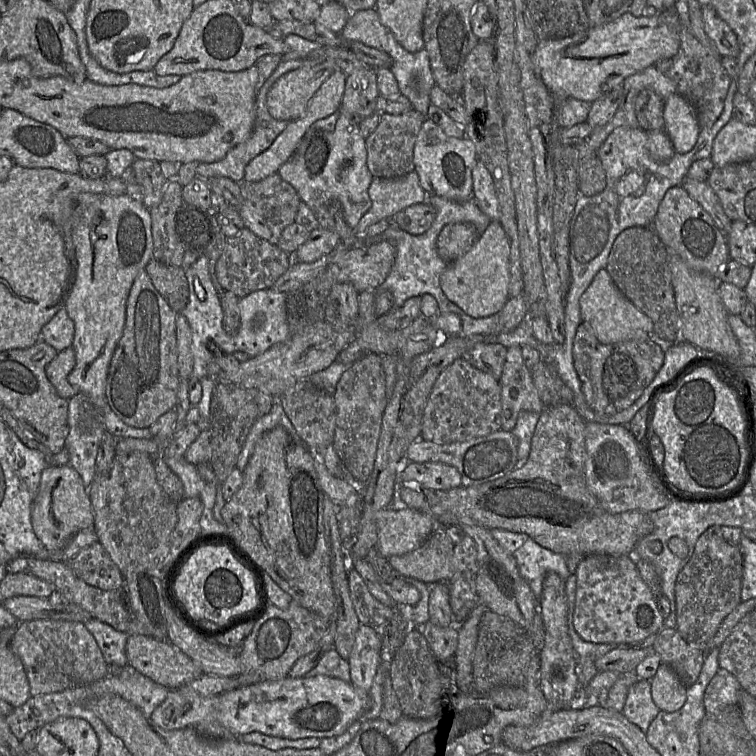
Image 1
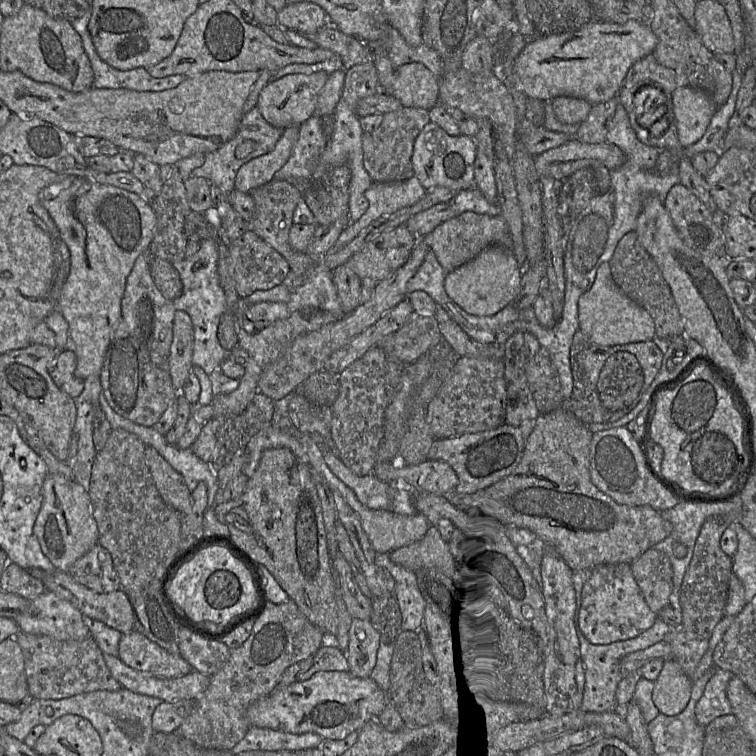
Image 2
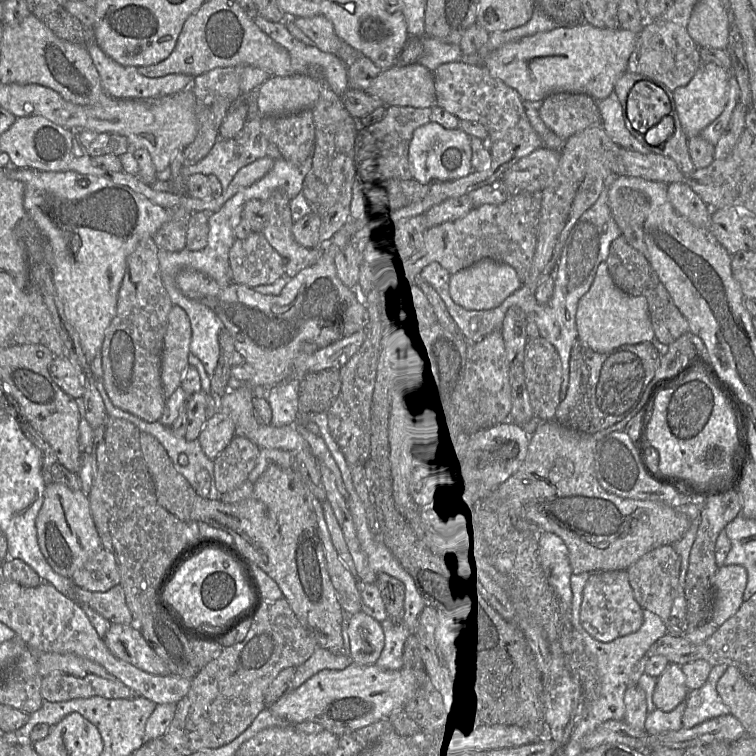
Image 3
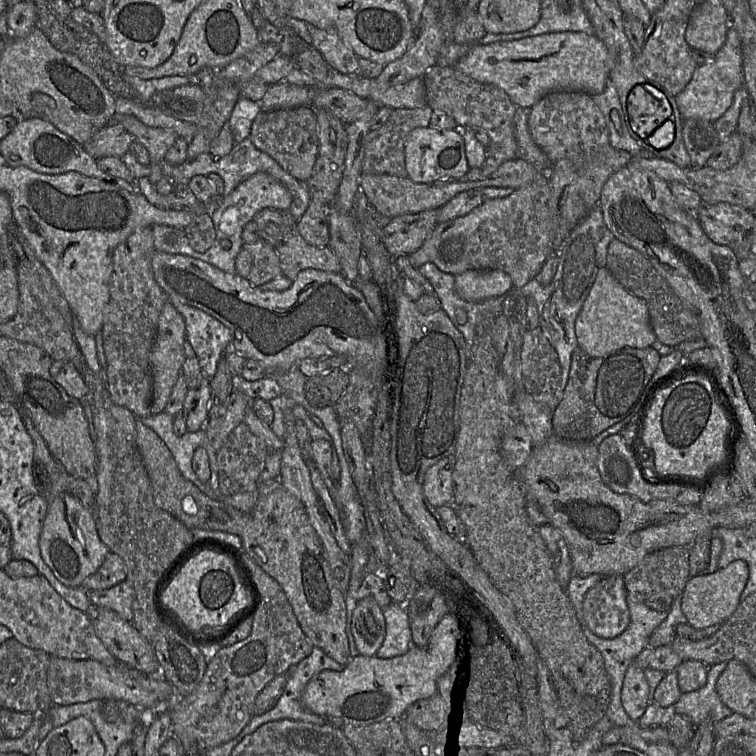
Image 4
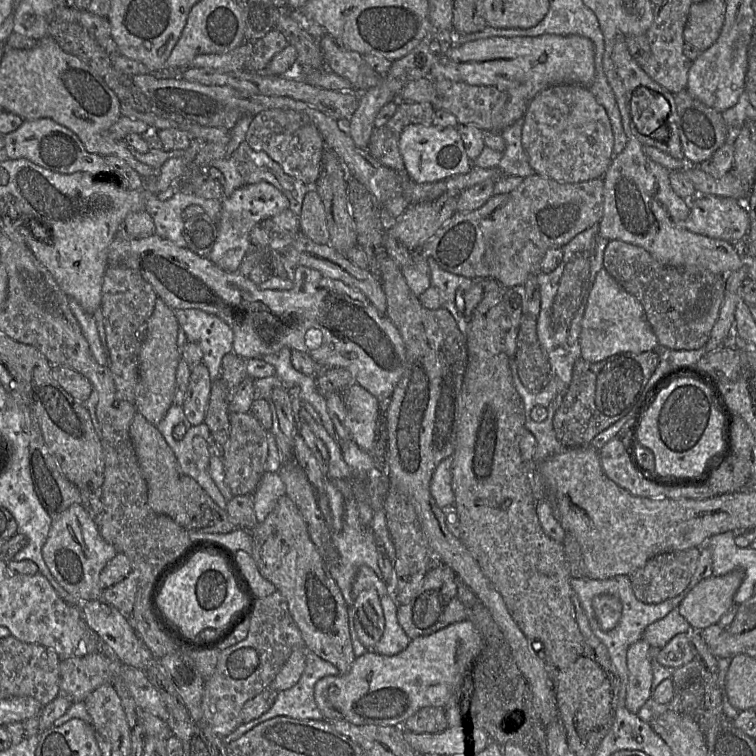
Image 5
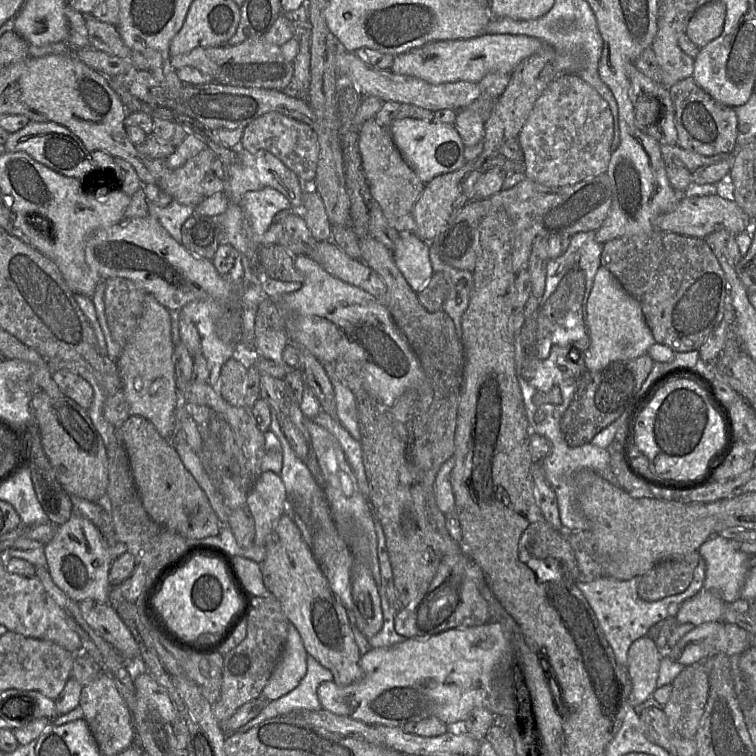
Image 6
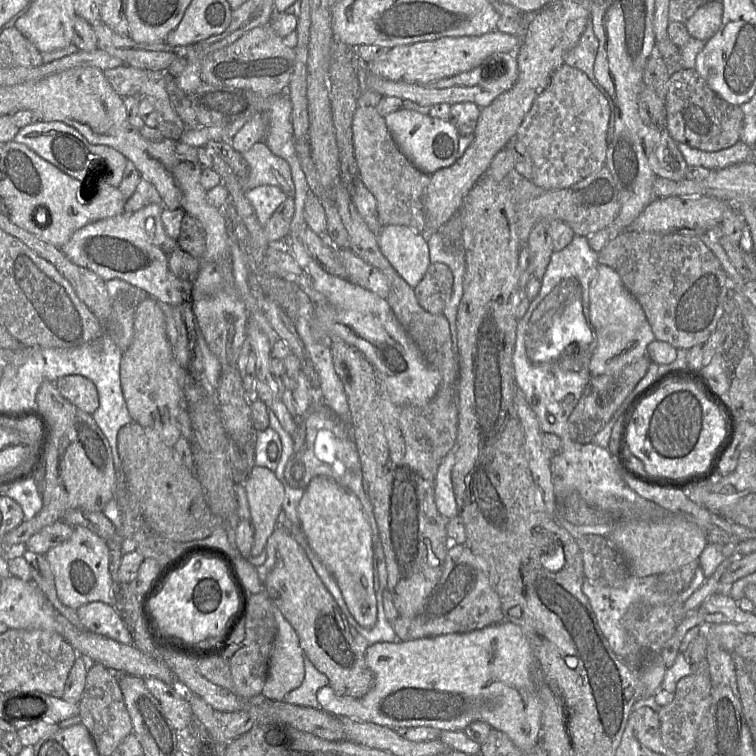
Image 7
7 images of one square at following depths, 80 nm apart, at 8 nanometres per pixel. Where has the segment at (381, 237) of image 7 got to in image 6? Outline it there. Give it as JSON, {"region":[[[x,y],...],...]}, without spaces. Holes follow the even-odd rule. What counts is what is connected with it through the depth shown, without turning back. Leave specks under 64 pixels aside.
{"region":[[[399,232],[395,248],[391,251],[397,268],[416,293],[430,280],[433,269],[429,256],[429,243],[413,232]]]}

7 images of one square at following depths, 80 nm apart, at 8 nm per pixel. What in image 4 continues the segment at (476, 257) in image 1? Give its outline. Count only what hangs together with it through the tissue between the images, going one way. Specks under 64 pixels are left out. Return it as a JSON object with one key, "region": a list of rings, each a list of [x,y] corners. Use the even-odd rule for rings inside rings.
{"region":[[[467,270],[455,276],[460,298],[478,302],[500,296],[513,288],[511,277],[502,270]]]}

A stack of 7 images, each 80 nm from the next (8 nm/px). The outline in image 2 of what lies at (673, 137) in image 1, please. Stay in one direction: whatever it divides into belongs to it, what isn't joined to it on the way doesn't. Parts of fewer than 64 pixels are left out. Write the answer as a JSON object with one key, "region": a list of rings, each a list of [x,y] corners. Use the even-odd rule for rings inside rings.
{"region":[[[689,86],[672,93],[672,104],[679,142],[687,148],[704,135],[718,106],[708,92]]]}

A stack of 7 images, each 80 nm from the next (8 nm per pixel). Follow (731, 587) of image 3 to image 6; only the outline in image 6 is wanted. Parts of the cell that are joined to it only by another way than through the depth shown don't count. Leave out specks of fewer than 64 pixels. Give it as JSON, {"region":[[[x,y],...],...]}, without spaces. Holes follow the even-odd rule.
{"region":[[[703,588],[680,605],[676,621],[678,624],[691,623],[695,627],[718,622],[724,609],[725,602],[717,594]]]}

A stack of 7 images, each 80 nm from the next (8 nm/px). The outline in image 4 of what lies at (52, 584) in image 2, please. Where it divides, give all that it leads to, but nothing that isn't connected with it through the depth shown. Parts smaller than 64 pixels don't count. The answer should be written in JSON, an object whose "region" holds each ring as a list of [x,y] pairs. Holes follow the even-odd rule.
{"region":[[[126,581],[104,590],[89,590],[87,595],[92,605],[111,609],[126,621],[133,622],[134,590]]]}

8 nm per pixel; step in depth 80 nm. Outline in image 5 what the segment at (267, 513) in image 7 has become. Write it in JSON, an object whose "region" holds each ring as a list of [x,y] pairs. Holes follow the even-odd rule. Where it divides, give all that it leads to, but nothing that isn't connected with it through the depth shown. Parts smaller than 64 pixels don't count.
{"region":[[[265,472],[253,492],[254,512],[258,523],[266,519],[283,495],[286,495],[286,488],[279,473]]]}

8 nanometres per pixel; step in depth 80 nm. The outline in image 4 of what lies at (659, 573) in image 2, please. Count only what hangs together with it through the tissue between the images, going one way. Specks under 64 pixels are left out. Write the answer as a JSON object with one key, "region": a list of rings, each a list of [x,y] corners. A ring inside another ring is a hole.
{"region":[[[690,546],[669,547],[645,556],[637,566],[623,575],[627,594],[650,609],[669,611],[675,598],[682,595],[690,578],[690,549]]]}

